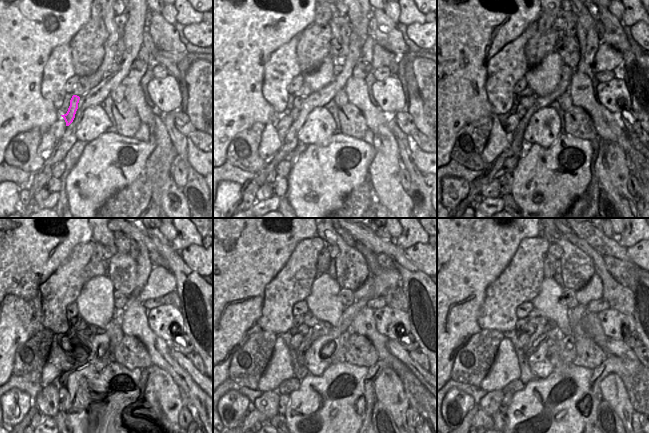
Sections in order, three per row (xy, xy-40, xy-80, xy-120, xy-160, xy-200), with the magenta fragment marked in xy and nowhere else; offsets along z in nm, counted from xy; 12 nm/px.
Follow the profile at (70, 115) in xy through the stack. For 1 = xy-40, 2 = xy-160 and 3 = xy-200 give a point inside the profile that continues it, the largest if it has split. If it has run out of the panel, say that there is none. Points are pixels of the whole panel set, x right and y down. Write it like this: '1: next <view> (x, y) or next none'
1: next xy-40 (298, 101)
2: next xy-160 (303, 329)
3: next xy-200 (529, 328)

